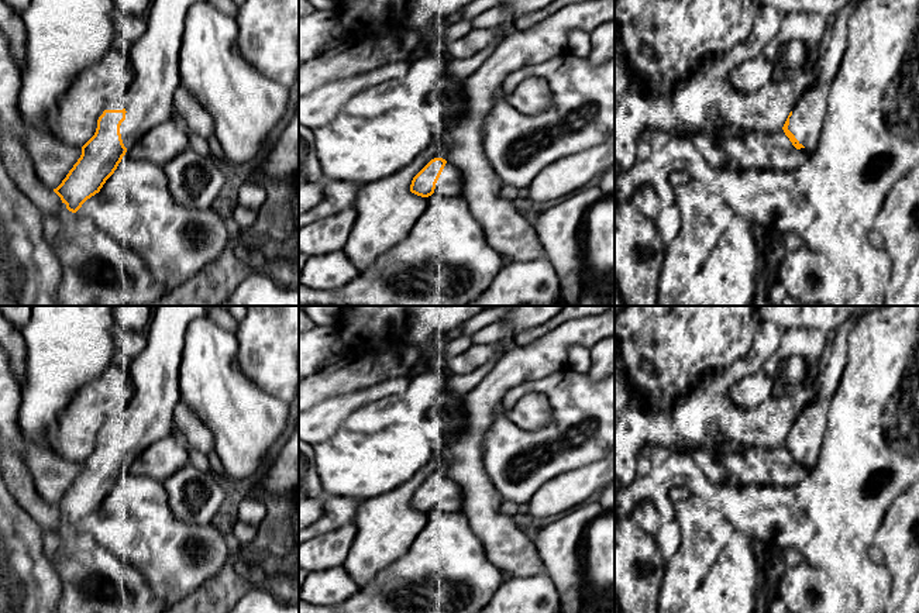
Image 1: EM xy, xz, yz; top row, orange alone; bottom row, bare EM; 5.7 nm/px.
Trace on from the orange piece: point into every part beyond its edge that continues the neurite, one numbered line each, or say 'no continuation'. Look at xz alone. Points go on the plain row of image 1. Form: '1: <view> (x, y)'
1: xz (450, 499)

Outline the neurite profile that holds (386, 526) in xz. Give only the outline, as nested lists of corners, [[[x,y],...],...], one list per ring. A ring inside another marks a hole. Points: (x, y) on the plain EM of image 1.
[[[443,458],[431,459],[402,486],[359,503],[354,519],[357,535],[344,562],[359,588],[407,554],[426,527],[426,513],[412,509],[410,500],[431,475],[438,473],[443,462]]]

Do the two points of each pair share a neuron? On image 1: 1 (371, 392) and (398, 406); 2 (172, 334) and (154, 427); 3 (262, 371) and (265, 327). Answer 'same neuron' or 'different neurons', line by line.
1: different neurons
2: same neuron
3: same neuron

